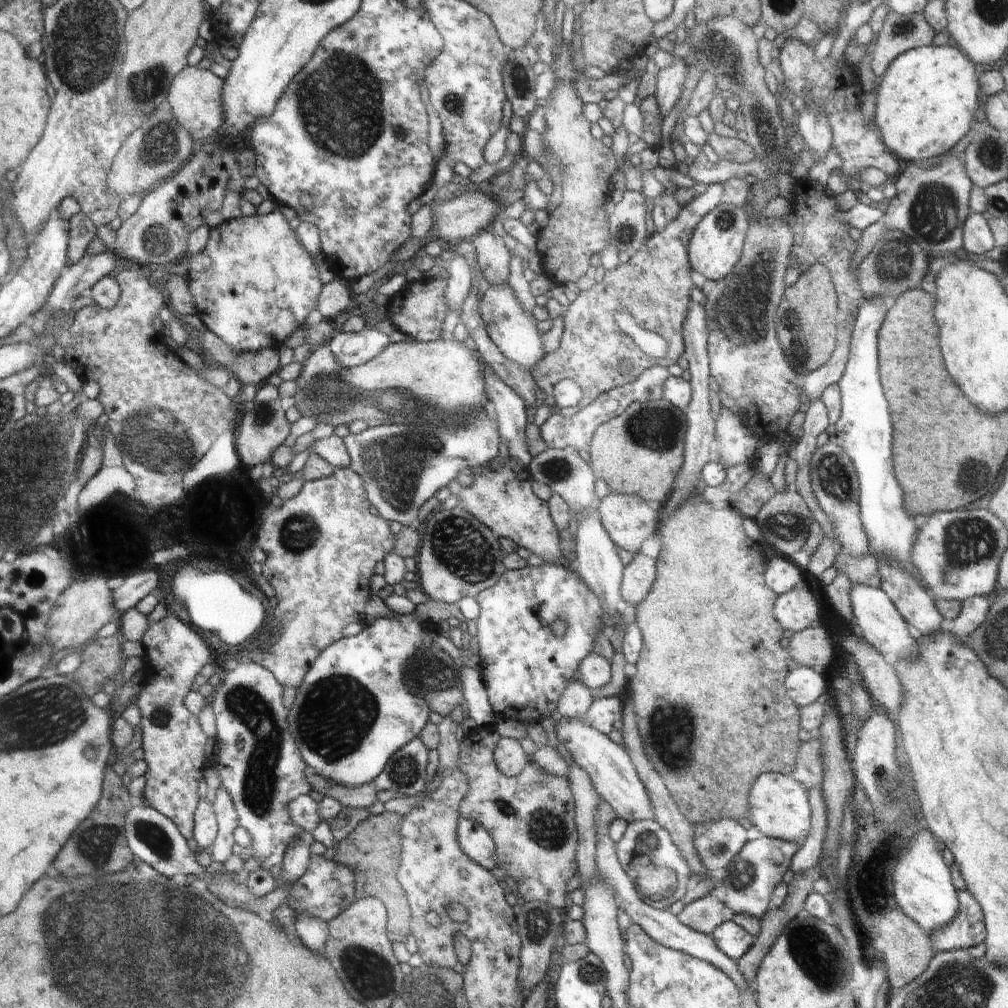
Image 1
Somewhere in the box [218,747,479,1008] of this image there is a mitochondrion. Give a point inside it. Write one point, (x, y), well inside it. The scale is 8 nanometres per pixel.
(369, 973)

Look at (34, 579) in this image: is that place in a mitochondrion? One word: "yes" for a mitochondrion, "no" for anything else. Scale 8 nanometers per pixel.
no

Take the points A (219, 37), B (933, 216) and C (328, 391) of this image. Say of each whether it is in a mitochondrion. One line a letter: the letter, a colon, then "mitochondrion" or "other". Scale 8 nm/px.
A: other
B: mitochondrion
C: mitochondrion

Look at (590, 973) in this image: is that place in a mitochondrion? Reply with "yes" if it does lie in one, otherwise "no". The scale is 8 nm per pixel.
yes

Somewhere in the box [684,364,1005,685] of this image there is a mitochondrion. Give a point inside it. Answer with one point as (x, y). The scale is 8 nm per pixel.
(971, 540)

